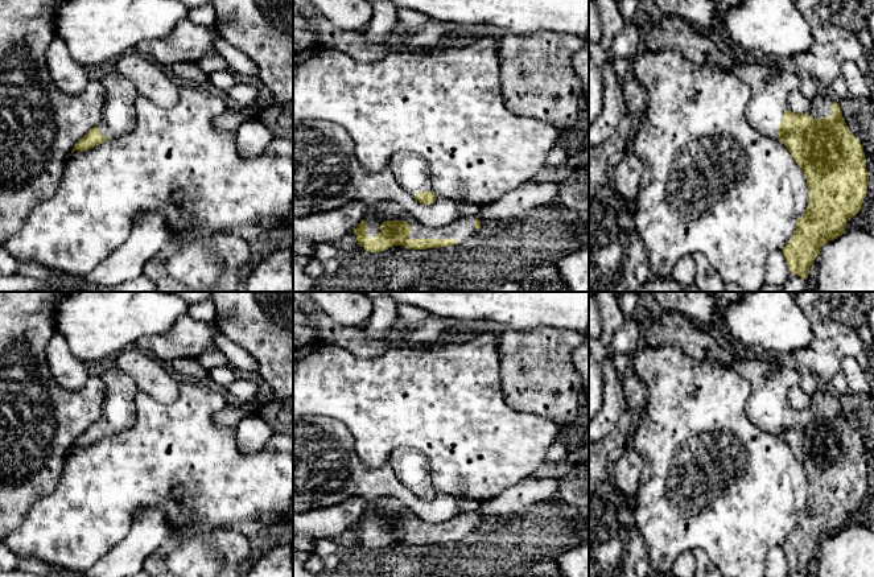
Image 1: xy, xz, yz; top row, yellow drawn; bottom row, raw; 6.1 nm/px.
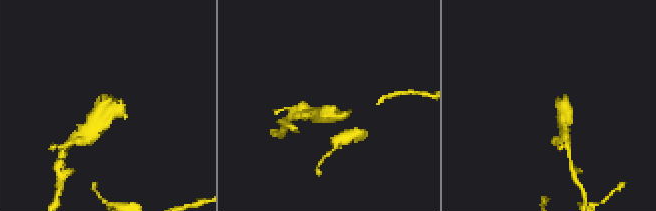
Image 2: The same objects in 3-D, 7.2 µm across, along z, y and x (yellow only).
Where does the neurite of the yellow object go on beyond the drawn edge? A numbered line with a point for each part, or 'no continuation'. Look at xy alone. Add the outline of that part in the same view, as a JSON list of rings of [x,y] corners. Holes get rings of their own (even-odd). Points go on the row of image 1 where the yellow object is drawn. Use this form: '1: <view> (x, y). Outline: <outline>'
1: xy (119, 112). Outline: [[[115,69],[99,70],[94,75],[106,91],[99,131],[107,140],[119,139],[136,125],[139,92],[135,85]]]

